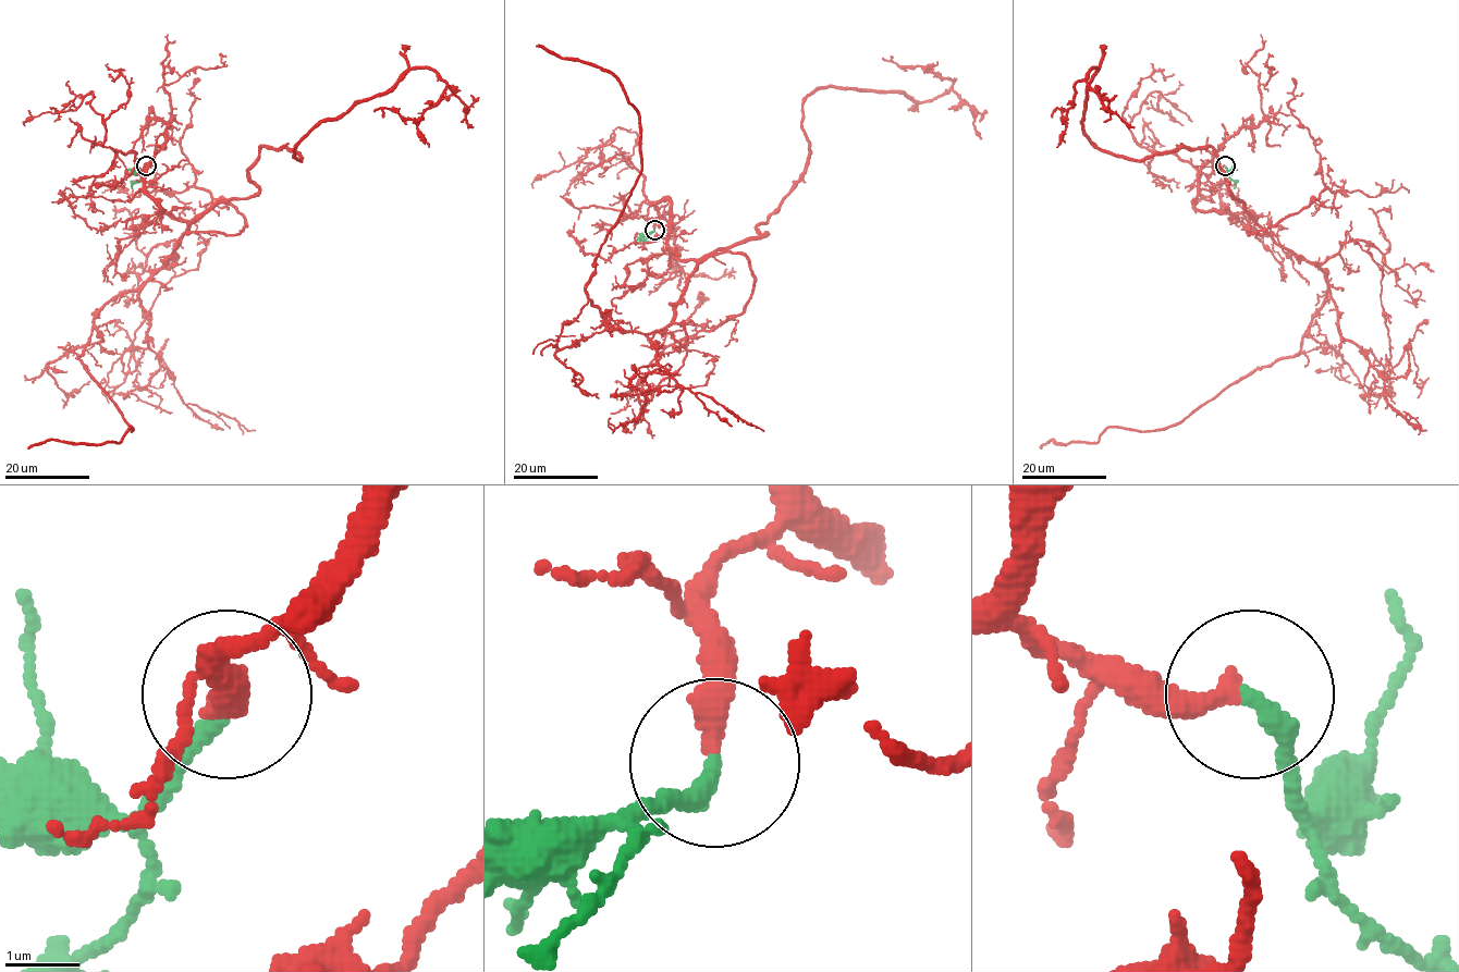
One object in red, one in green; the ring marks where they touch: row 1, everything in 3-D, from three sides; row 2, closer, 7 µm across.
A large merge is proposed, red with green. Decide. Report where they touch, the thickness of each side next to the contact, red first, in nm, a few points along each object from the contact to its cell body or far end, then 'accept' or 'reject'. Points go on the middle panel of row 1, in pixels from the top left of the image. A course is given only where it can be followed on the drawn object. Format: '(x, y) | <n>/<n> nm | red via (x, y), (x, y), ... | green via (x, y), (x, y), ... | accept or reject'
(654, 230) | 320/240 nm | red via (654, 229), (669, 201), (696, 271), (660, 330), (622, 332), (586, 283), (639, 113), (536, 45) | green via (654, 230), (644, 241), (640, 238) | accept

